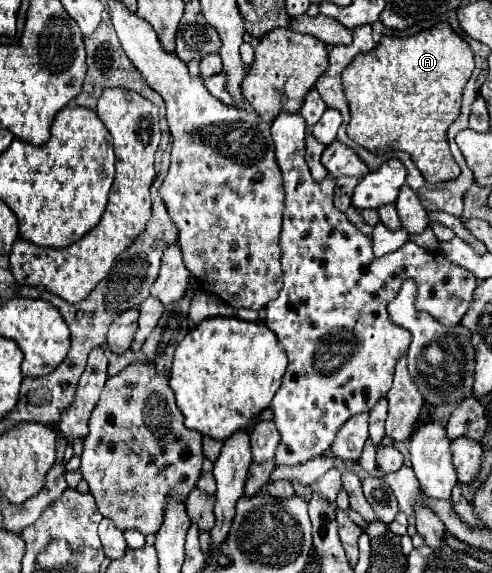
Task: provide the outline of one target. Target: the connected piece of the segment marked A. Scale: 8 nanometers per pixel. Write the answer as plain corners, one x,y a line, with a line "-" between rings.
448,23
404,39
382,37
372,51
358,55
342,73
350,105
348,137
372,153
380,149
408,153
428,183
456,179
460,169
448,149
446,131
460,113
462,89
472,71
472,49

